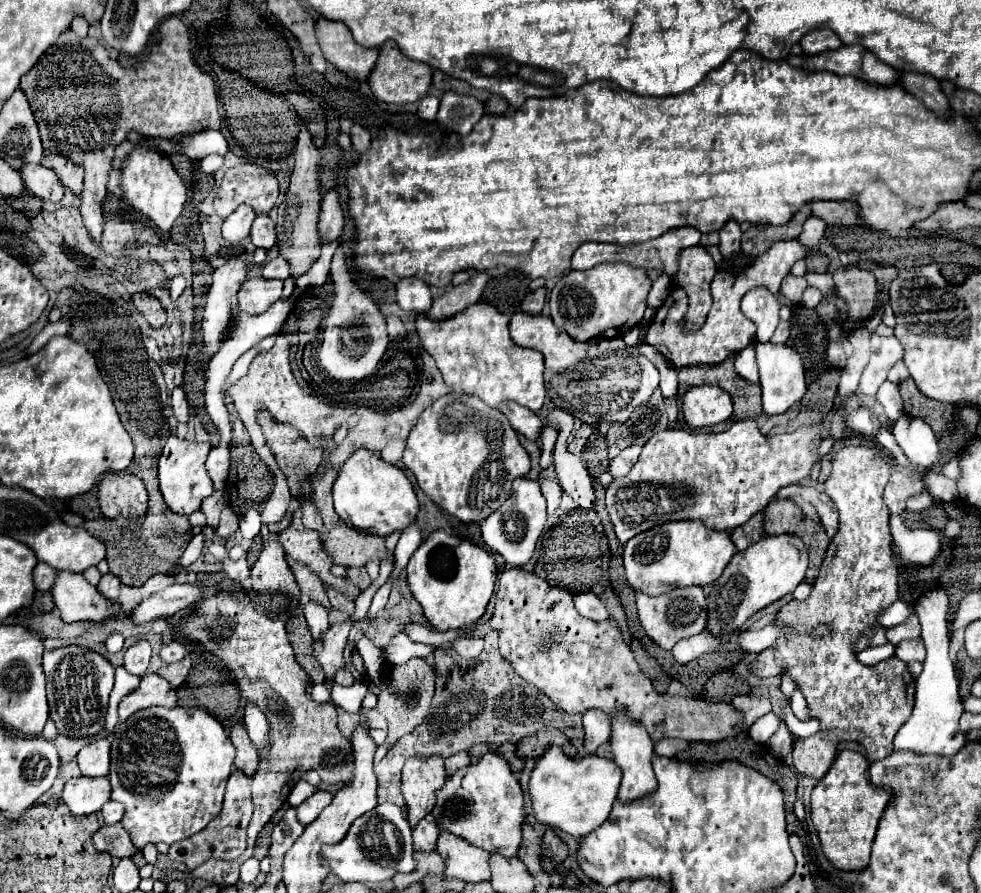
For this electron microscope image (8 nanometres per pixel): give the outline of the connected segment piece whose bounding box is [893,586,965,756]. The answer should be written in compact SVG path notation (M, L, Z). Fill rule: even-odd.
M939 586L935 590L925 592L915 604L915 612L921 622L921 638L927 648L927 658L923 664L923 672L917 676L917 692L915 692L915 708L909 720L899 728L895 736L895 750L911 750L917 754L937 754L951 756L957 754L965 746L965 734L959 730L959 718L963 714L961 696L957 690L955 666L949 660L949 630L947 630L947 608L949 608L949 592Z

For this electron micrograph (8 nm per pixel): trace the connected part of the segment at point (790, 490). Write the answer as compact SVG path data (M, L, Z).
M797 484L781 488L779 494L777 494L777 498L791 498L793 494L801 494L803 500L807 500L807 502L811 502L815 506L815 510L817 510L817 514L821 518L821 524L827 530L827 536L833 538L835 532L837 532L837 528L839 528L837 510L835 510L833 500L825 492L821 492L819 488L813 488L813 486L805 488L805 486L797 486Z

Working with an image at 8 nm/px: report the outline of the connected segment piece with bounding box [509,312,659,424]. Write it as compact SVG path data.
M515 312L509 322L511 338L521 348L539 350L545 356L545 388L549 400L559 408L569 412L575 418L583 418L585 422L627 422L635 414L635 410L649 402L655 388L659 386L657 368L637 352L635 346L627 346L621 338L603 338L599 344L581 344L575 342L565 330L559 330L549 316L525 316L523 312Z

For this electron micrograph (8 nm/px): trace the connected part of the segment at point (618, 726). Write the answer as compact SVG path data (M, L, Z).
M621 712L617 716L611 716L611 720L613 720L613 736L611 736L613 760L617 760L617 764L621 764L621 770L623 770L619 800L621 802L633 802L637 798L653 794L653 790L657 790L657 778L655 778L653 766L651 766L653 740L645 732L645 728L641 728L641 724L629 724L621 716Z

